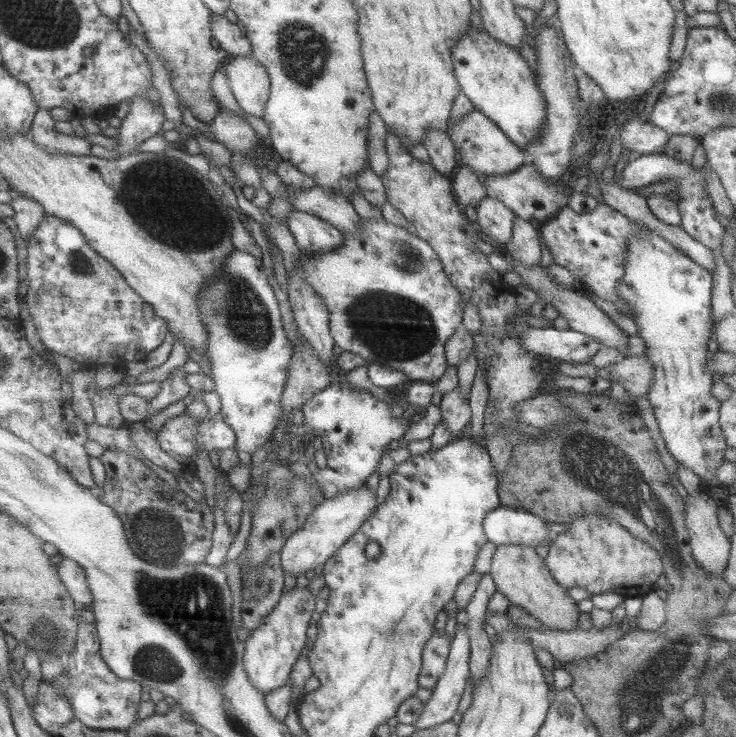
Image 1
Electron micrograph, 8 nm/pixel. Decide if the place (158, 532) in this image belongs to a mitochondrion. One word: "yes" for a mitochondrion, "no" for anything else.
yes

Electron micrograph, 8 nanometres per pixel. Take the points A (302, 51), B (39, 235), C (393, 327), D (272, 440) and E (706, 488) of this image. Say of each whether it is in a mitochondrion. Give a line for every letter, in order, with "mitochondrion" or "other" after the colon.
A: mitochondrion
B: other
C: mitochondrion
D: other
E: other

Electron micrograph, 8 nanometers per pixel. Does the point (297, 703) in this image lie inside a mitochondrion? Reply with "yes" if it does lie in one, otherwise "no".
no

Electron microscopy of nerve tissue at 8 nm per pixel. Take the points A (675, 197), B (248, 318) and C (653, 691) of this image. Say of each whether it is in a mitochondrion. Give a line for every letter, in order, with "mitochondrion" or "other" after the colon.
A: other
B: mitochondrion
C: mitochondrion

